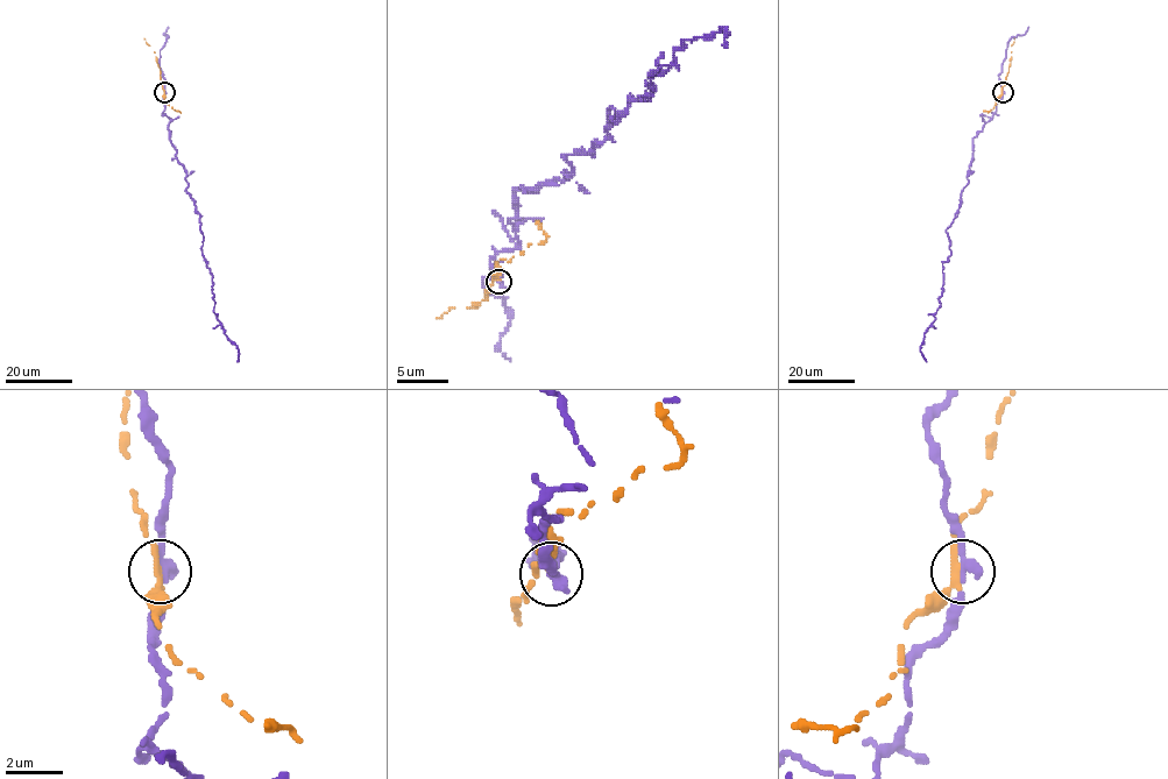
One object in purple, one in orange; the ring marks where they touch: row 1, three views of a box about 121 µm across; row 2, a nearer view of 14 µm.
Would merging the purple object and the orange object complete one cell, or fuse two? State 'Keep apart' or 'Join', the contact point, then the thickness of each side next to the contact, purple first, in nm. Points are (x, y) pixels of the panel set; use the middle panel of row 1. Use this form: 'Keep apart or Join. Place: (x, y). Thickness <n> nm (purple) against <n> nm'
Keep apart. Place: (498, 282). Thickness 320 nm (purple) against 240 nm

